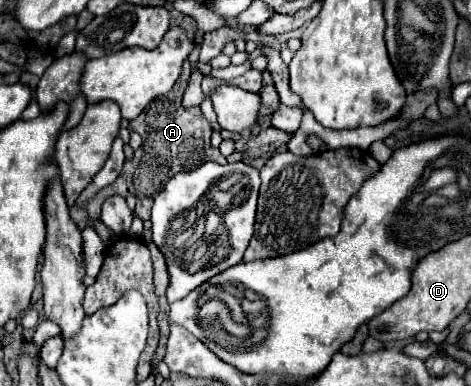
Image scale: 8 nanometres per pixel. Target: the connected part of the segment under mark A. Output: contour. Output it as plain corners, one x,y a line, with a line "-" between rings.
190,62
182,64
180,74
182,76
176,80
176,84
170,92
152,100
148,104
148,108
144,108
144,112
130,122
130,128
142,136
142,146
134,152
134,158
130,162
124,162
122,174
112,184
102,188
98,194
94,194
86,202
84,210
80,210
78,206
70,208
70,216
80,228
84,228
84,218
98,218
104,200
114,196
114,194
118,194
118,196
132,194
136,198
134,214
146,222
150,218
150,206
152,206
156,192
160,192
160,188
164,188
164,184
174,174
188,172
192,168
198,168
204,162
226,164
226,158
220,154
220,150
212,148
212,144
210,144
212,128
206,122
206,118
202,116
200,108
184,108
182,106
182,94
186,90
188,80
190,80

